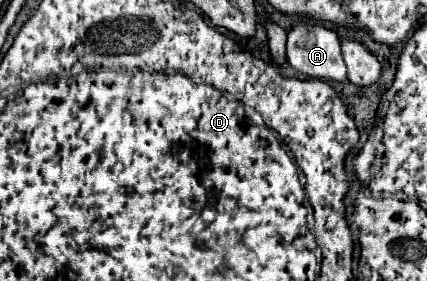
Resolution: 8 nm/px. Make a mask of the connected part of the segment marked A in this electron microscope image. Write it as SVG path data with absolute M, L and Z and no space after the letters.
M298 24L288 32L288 62L290 66L300 72L306 78L320 78L320 80L336 80L336 82L346 82L348 74L346 74L346 64L342 60L342 52L340 52L340 40L338 36L316 24Z

